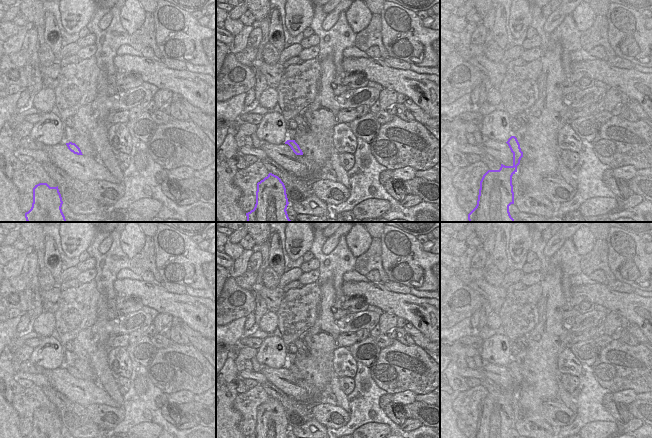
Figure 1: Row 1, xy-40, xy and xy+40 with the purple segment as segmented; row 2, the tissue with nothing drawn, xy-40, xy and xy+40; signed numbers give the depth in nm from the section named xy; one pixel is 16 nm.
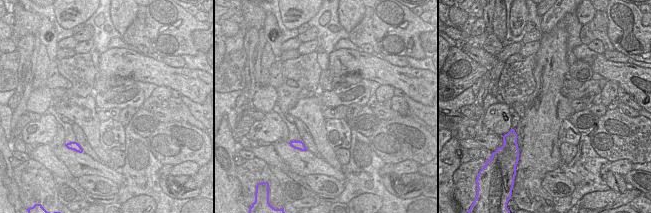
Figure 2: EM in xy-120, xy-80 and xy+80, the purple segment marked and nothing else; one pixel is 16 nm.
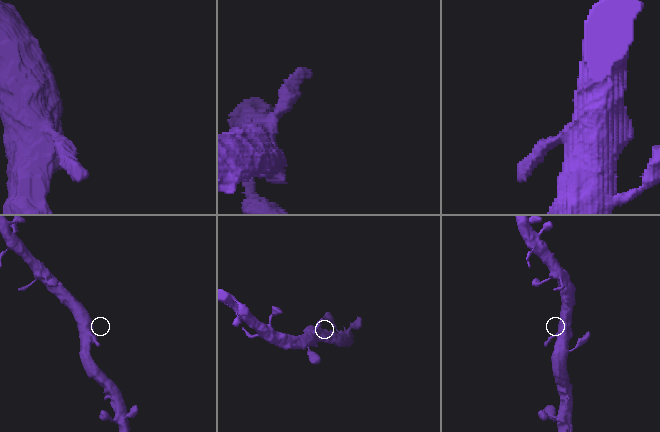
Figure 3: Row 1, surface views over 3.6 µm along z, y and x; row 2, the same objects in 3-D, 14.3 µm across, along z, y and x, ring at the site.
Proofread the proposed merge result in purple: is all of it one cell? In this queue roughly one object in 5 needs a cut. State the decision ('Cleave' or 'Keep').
Keep

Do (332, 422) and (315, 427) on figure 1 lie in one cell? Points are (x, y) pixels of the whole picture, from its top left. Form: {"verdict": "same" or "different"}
{"verdict": "different"}

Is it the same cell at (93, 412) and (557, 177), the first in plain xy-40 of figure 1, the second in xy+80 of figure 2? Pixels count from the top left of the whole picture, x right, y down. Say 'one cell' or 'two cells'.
one cell

